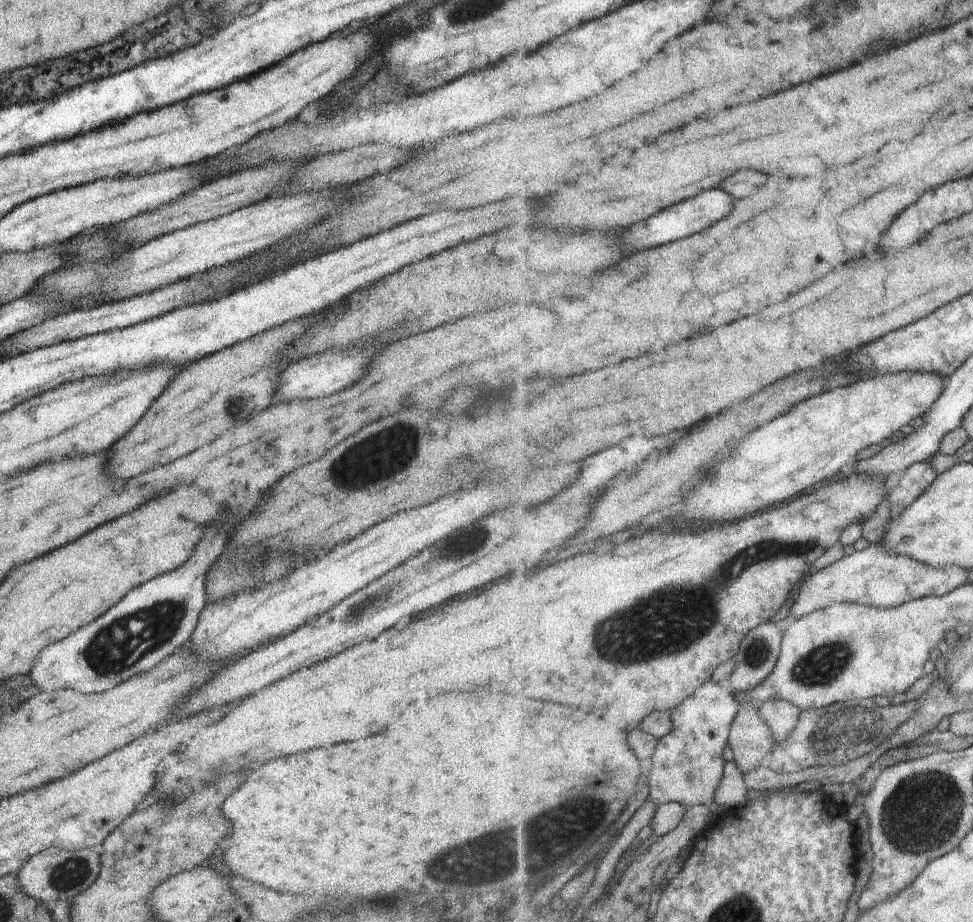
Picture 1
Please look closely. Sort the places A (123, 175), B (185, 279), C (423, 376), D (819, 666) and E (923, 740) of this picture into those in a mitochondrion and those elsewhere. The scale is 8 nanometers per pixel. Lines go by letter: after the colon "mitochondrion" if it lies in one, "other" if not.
A: other
B: other
C: other
D: mitochondrion
E: other

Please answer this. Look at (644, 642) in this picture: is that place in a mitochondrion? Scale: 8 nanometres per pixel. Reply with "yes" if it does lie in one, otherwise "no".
yes

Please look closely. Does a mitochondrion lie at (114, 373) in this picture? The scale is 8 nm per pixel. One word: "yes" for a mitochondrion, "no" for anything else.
no

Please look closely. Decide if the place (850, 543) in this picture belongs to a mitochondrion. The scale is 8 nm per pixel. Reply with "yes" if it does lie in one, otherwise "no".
no

